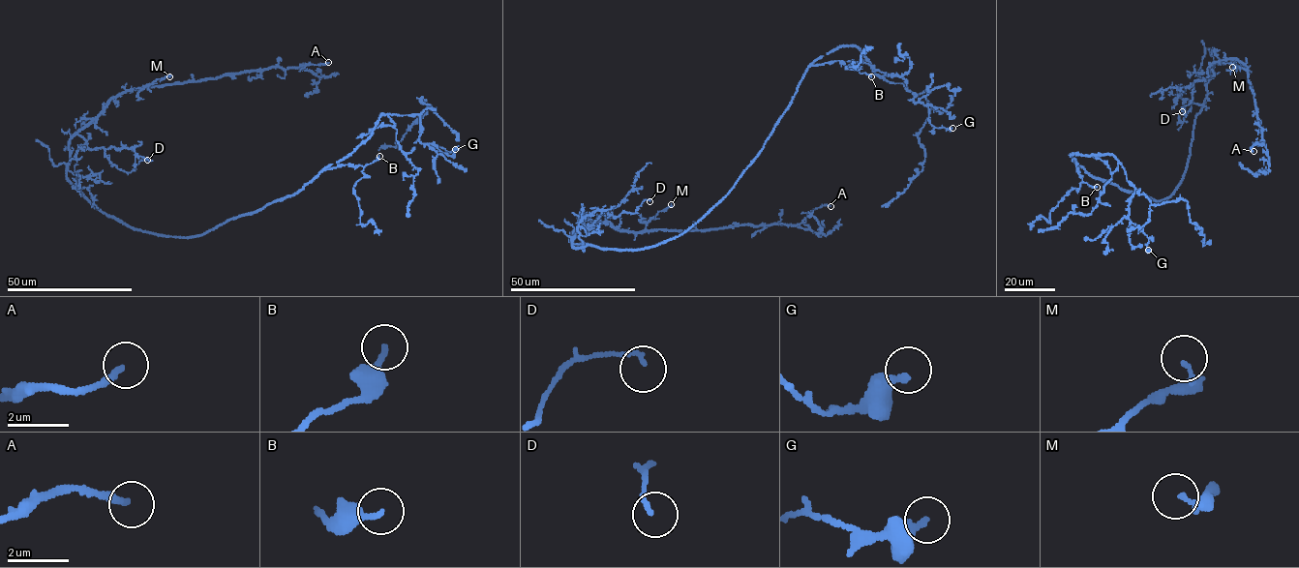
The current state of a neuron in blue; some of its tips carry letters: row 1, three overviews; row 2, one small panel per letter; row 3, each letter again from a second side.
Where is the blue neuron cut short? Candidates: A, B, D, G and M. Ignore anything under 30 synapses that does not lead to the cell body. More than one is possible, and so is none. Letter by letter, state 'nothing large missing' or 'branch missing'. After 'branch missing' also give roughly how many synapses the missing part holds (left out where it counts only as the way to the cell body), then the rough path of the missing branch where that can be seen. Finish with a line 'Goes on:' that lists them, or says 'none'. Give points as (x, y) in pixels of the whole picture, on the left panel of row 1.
A: nothing large missing
B: nothing large missing
D: nothing large missing
G: nothing large missing
M: nothing large missing
Goes on: none

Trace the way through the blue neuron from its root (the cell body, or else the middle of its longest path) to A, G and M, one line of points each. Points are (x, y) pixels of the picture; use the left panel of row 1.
A: (204, 234), (177, 237), (139, 231), (100, 211), (67, 177), (69, 141), (110, 99), (134, 88), (328, 62)
G: (204, 234), (297, 192), (364, 142), (381, 113), (419, 115), (421, 143), (434, 142), (448, 152), (455, 149)
M: (204, 234), (170, 237), (134, 229), (100, 211), (67, 177), (69, 141), (97, 117), (110, 99), (169, 76)

